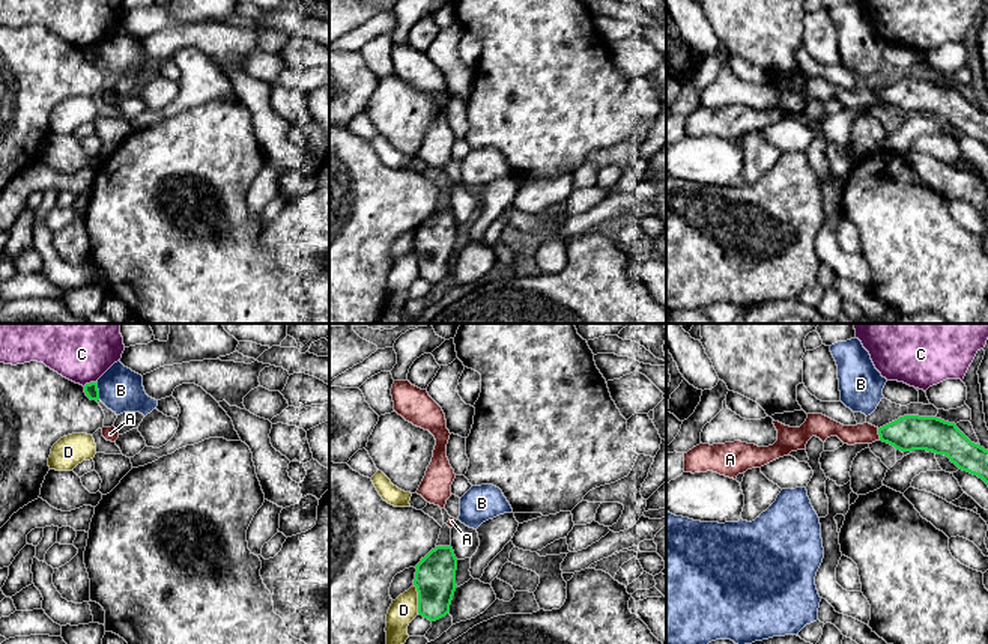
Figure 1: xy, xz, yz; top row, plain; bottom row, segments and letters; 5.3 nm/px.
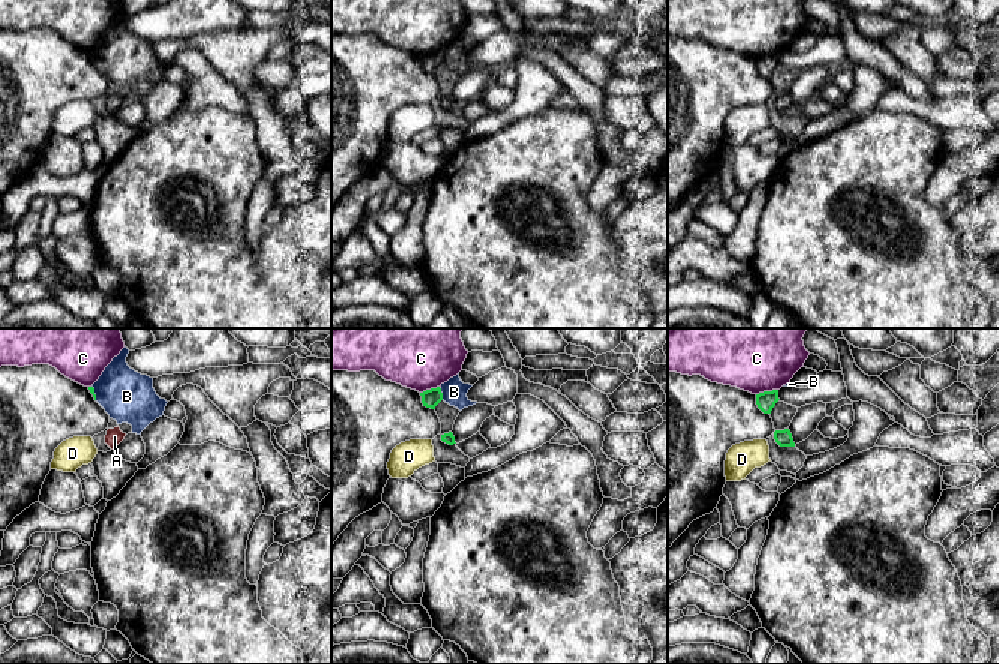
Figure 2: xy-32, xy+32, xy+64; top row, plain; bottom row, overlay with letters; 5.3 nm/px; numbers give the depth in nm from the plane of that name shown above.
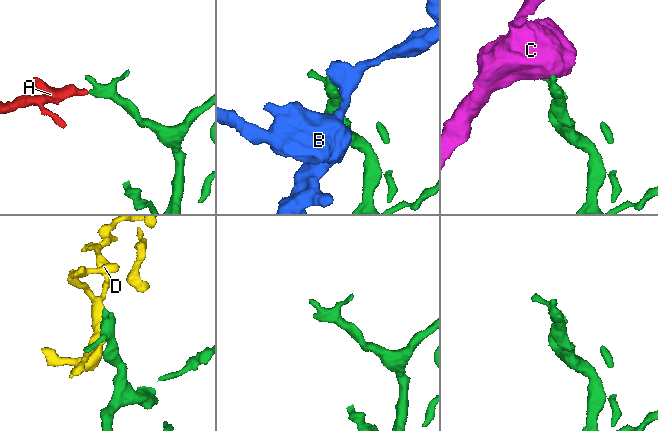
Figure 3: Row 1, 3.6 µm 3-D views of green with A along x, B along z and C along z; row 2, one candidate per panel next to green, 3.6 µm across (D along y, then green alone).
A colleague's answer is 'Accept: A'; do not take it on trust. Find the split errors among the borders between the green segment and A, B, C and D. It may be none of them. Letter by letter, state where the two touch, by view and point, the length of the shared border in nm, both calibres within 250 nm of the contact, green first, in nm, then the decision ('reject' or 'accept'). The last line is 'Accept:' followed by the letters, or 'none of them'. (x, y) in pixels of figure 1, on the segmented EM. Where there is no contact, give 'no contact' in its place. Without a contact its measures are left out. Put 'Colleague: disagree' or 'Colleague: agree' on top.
Colleague: agree
A: yz (878, 434) | 60 nm | 190/110 nm | accept
B: xy (98, 390) | 110 nm | 70/240 nm | reject
C: xy (90, 382) | 80 nm | 70/440 nm | reject
D: xz (418, 599) | 160 nm | 220/150 nm | reject
Accept: A

